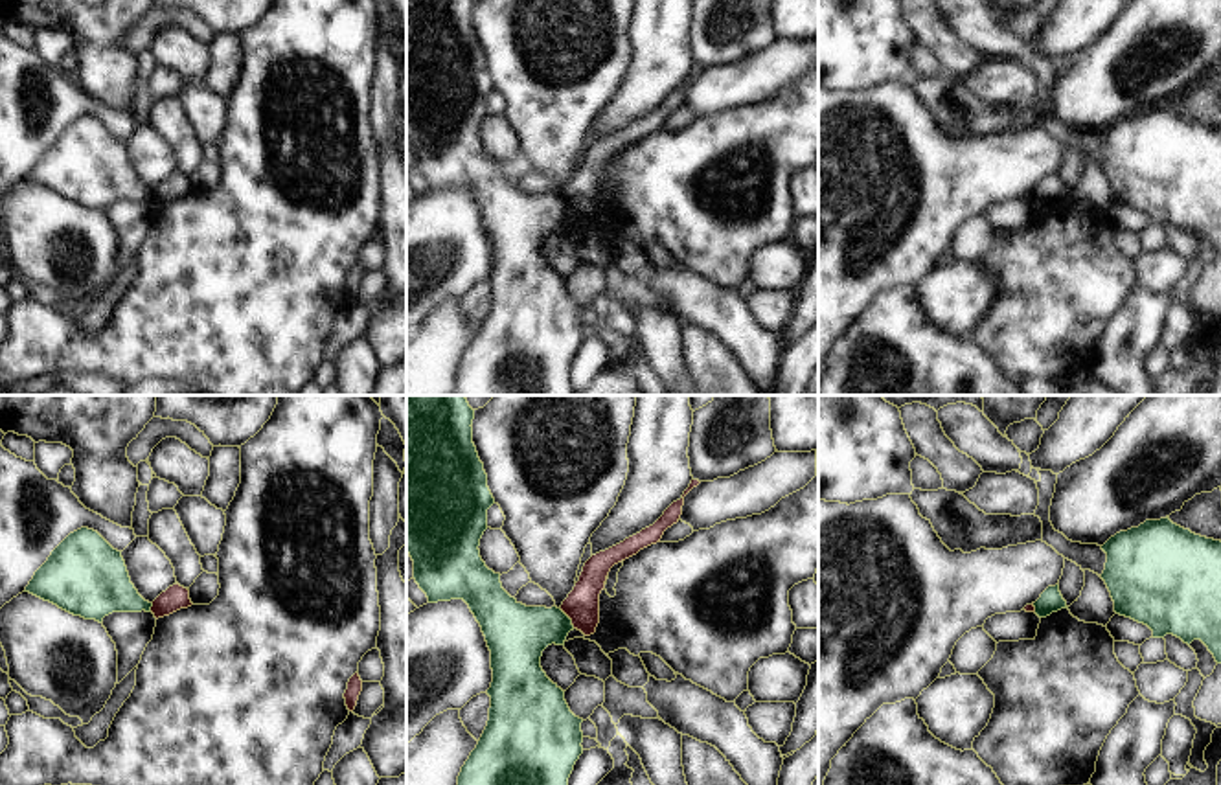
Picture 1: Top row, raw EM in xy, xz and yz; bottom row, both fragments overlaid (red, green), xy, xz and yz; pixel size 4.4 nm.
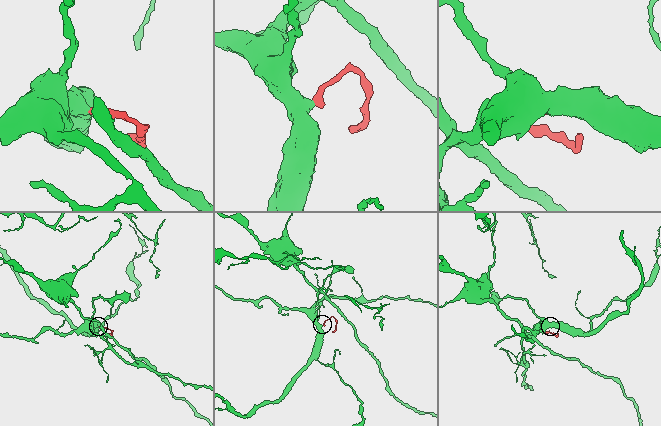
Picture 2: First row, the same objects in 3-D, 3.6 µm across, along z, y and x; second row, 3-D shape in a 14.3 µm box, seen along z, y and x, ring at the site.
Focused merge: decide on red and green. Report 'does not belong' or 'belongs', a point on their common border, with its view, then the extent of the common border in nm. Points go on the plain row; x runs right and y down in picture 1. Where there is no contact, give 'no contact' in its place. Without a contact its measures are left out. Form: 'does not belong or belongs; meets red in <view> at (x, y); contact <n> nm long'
does not belong; meets red in xz at (569, 204); contact 110 nm long

